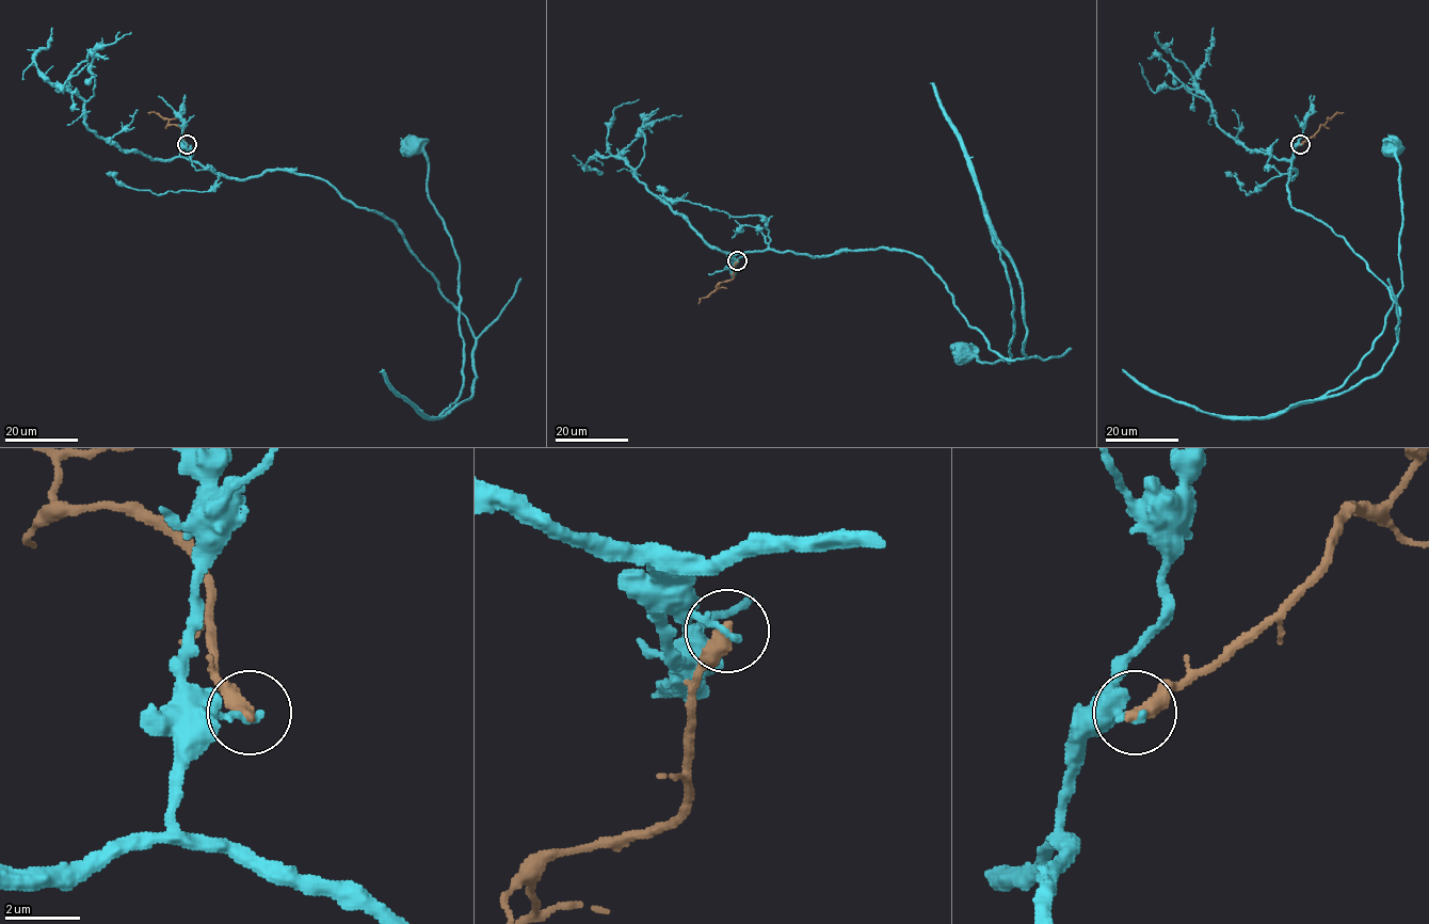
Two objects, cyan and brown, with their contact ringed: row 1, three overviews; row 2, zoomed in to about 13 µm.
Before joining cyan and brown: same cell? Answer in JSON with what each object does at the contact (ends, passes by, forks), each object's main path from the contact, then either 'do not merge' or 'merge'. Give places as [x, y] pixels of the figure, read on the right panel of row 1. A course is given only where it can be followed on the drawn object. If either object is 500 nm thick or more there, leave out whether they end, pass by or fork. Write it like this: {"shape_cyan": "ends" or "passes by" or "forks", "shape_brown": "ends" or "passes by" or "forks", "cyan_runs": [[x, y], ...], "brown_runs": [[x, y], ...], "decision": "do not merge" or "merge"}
{"shape_cyan": "ends", "shape_brown": "ends", "cyan_runs": [[1300, 145], [1291, 206], [1385, 286], [1397, 344], [1376, 375], [1287, 410], [1343, 383], [1402, 288], [1392, 144]], "brown_runs": [[1300, 144], [1336, 112], [1343, 112]], "decision": "do not merge"}

